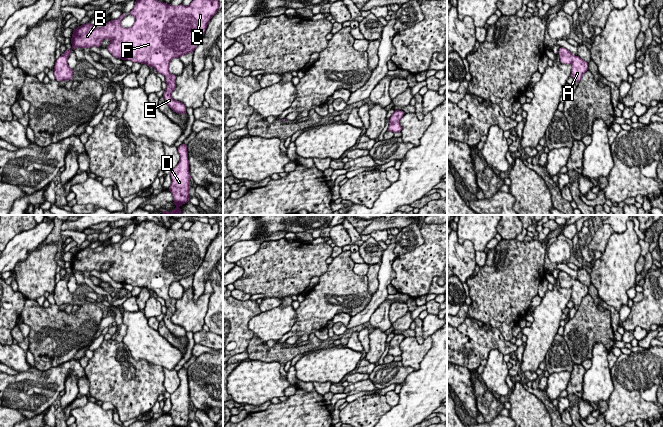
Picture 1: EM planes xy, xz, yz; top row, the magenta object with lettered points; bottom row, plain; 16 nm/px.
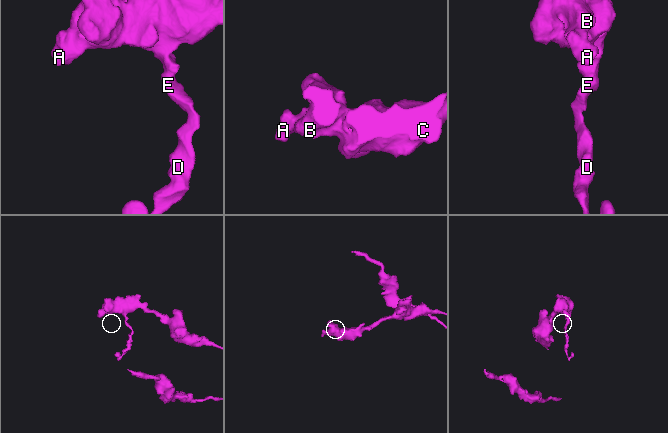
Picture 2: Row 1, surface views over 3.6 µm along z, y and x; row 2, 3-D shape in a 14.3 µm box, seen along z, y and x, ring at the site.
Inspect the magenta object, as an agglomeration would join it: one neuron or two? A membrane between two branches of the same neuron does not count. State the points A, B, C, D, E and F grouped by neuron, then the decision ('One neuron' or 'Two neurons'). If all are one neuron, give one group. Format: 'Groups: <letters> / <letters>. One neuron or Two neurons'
Groups: A B C D E F. One neuron

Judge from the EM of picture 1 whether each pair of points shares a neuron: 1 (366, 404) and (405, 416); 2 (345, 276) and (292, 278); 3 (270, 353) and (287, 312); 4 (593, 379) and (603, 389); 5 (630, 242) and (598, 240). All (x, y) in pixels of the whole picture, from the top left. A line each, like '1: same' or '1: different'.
1: different
2: different
3: different
4: same
5: different

